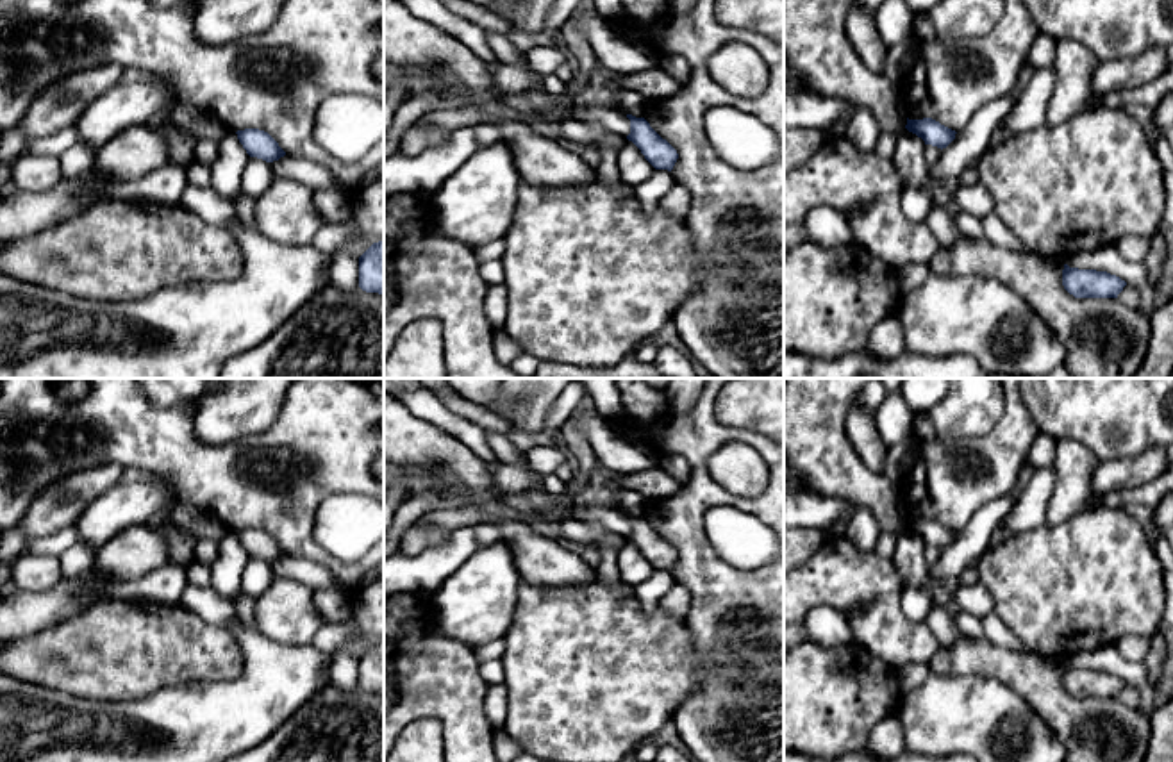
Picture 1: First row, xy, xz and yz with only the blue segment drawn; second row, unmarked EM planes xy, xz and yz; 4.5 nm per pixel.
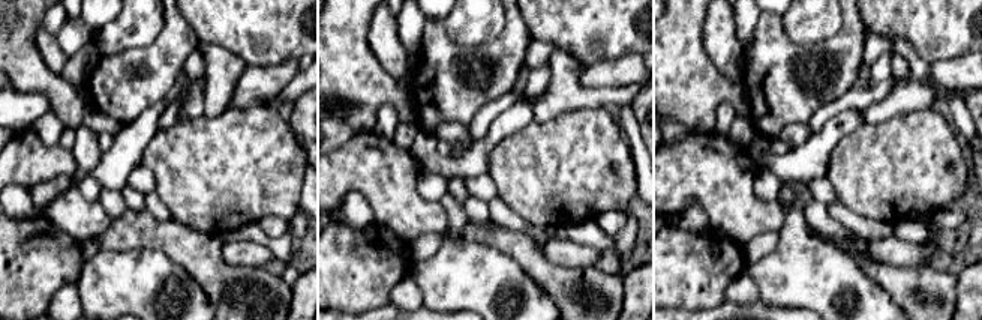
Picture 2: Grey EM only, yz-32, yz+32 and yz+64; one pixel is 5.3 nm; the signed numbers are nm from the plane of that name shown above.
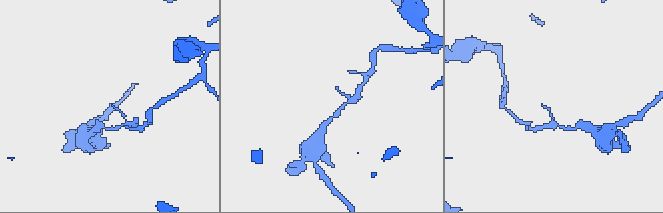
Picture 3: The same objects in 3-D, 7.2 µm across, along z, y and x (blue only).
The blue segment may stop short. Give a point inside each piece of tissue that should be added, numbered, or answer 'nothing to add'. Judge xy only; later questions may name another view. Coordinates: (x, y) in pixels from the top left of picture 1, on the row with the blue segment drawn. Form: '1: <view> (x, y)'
nothing to add

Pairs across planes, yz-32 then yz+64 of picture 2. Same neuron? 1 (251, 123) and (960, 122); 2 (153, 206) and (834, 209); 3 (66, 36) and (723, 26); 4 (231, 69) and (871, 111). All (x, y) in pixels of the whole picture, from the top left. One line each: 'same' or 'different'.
1: different
2: same
3: different
4: same

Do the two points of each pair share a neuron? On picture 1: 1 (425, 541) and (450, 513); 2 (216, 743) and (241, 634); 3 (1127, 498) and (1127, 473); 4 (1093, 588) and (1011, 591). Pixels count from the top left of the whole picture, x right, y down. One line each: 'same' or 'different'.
1: different
2: same
3: different
4: same

